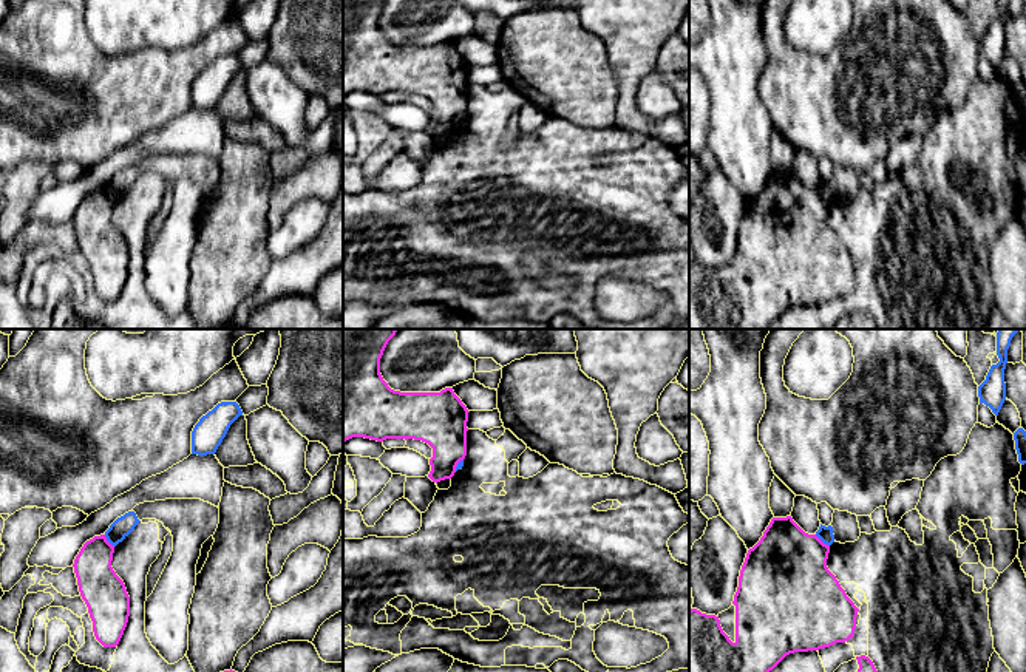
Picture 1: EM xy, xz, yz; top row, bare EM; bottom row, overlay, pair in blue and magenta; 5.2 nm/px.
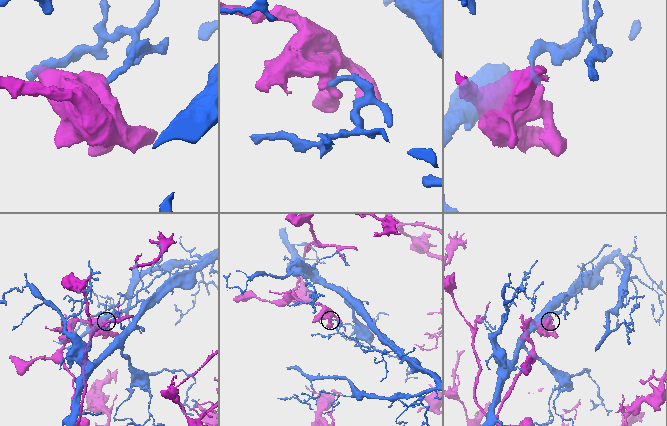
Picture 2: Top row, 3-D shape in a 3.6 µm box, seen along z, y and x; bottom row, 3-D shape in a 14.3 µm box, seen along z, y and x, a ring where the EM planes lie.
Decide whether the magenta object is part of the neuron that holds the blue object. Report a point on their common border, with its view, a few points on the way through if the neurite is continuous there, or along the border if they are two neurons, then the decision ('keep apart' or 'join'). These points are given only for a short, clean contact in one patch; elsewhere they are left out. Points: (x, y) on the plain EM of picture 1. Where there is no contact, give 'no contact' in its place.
yz (822, 195) | along yz (815, 189), (828, 200) | keep apart

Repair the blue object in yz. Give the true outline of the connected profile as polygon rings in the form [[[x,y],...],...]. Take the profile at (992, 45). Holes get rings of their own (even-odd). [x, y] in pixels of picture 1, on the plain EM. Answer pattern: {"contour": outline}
{"contour": [[[997,0],[997,9],[1000,15],[992,19],[986,34],[978,40],[980,57],[984,57],[998,70],[1004,54],[1006,54],[1006,37],[1004,23],[1007,17],[1009,0]]]}

